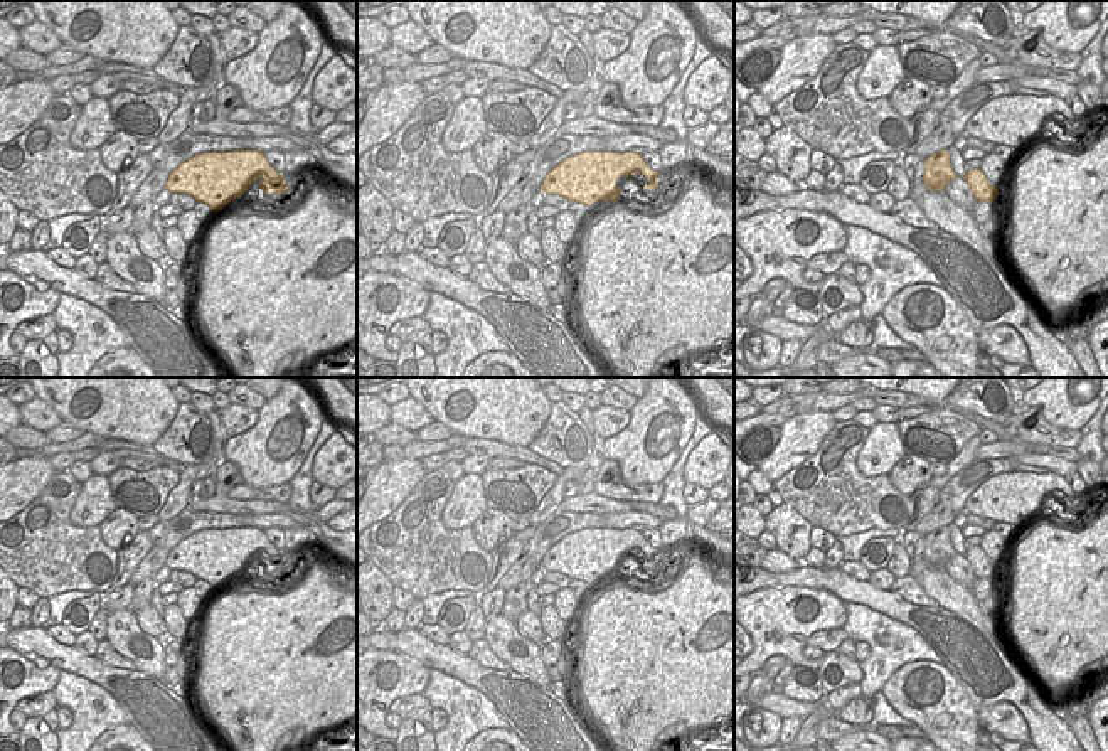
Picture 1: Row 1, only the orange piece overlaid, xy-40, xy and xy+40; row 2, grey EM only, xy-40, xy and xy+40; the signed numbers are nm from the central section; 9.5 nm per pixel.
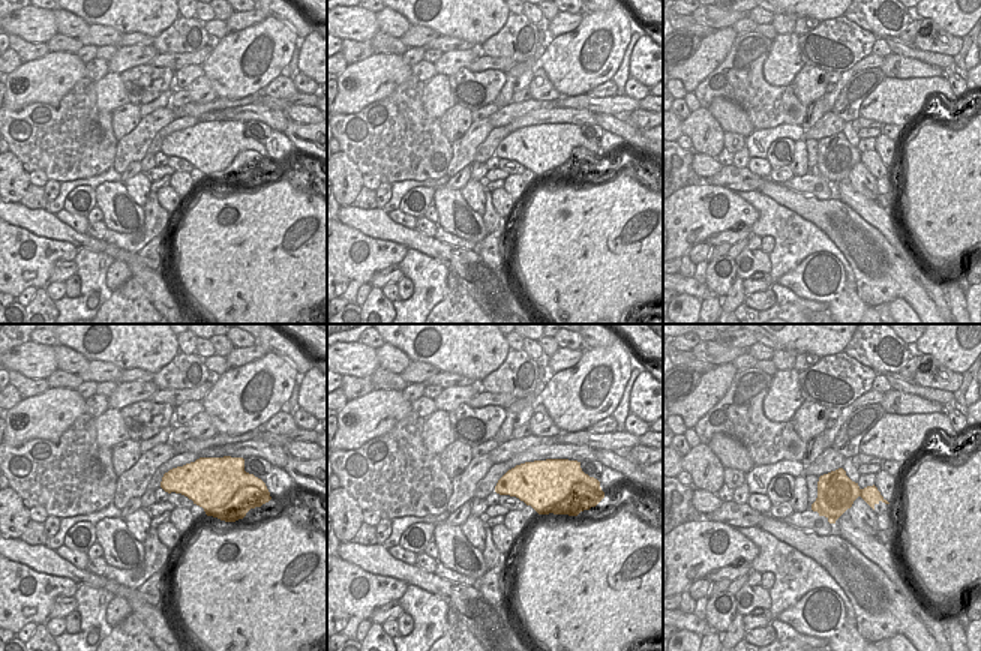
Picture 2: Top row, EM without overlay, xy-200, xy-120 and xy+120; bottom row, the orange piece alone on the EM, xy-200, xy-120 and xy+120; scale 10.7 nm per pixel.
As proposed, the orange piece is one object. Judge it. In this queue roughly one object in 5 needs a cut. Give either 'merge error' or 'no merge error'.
no merge error

